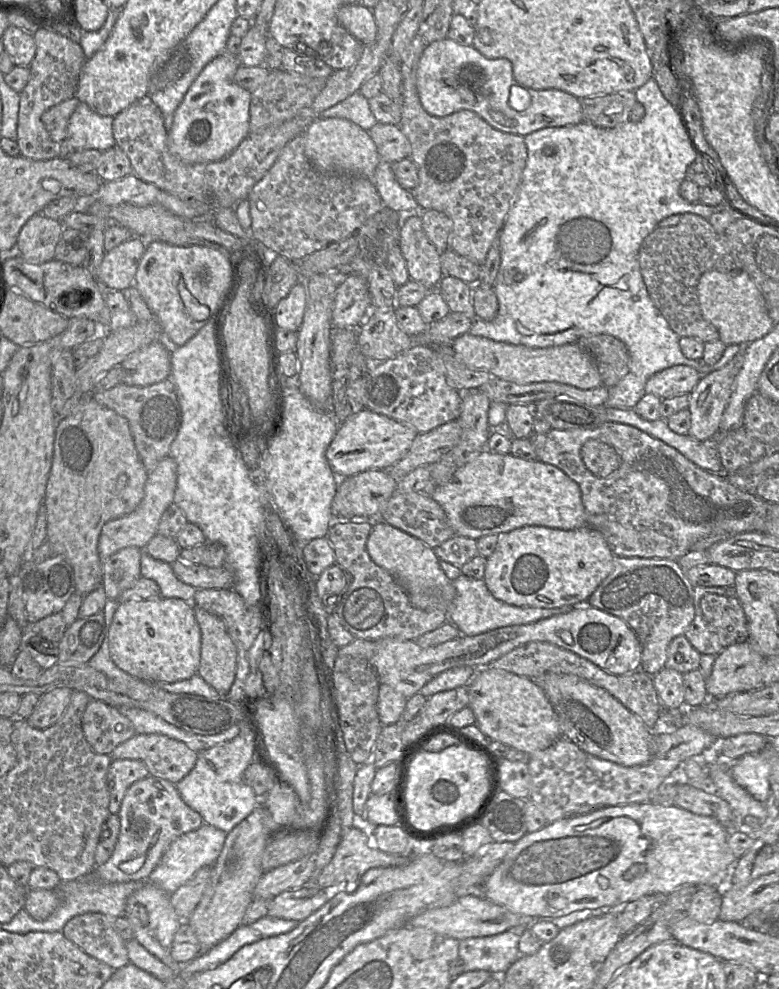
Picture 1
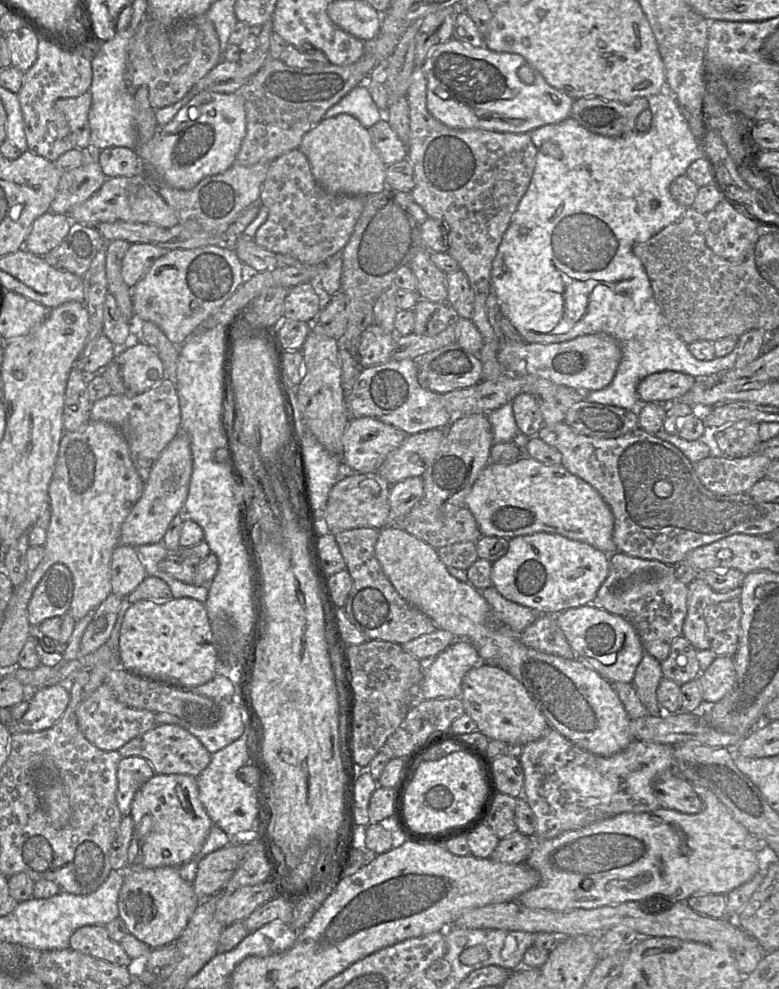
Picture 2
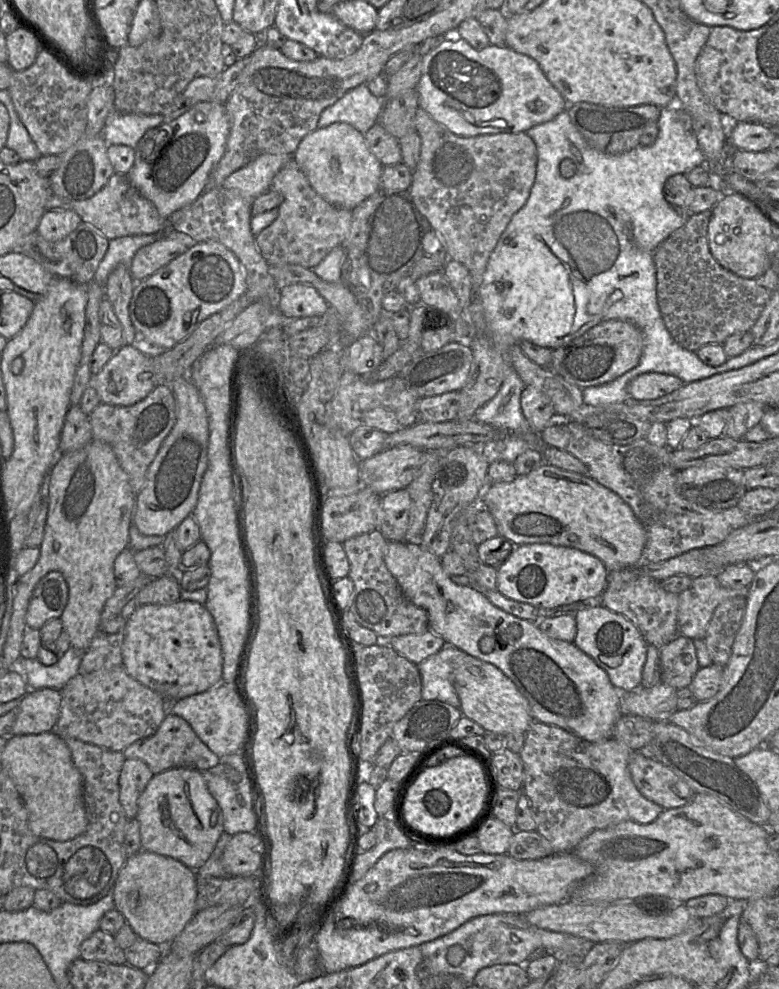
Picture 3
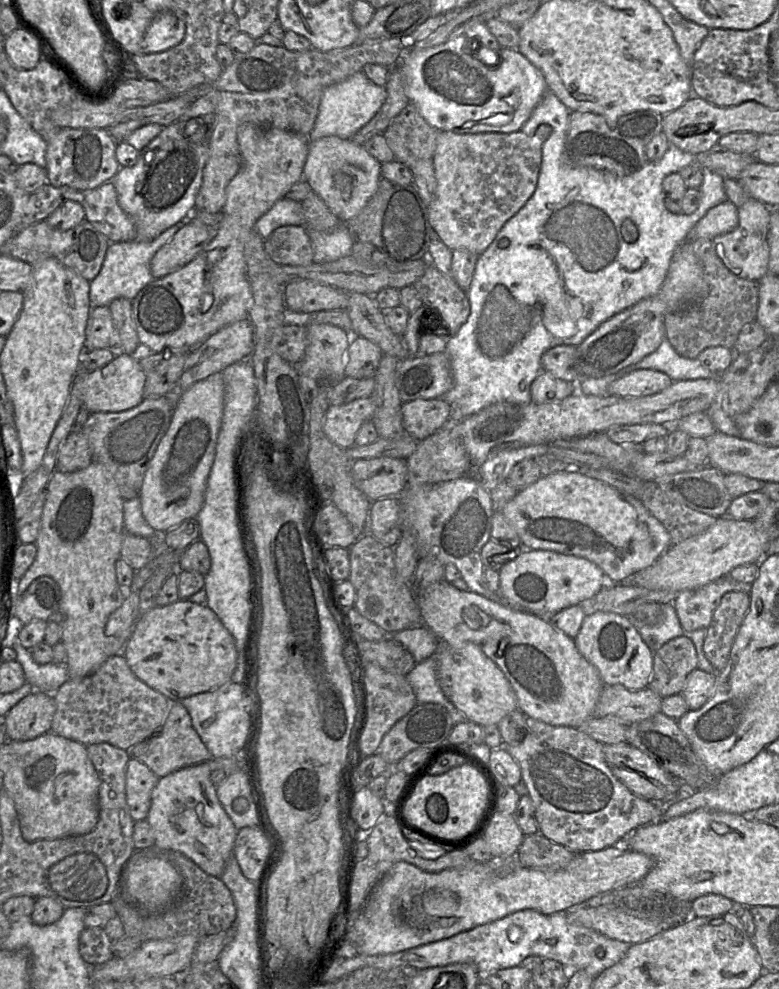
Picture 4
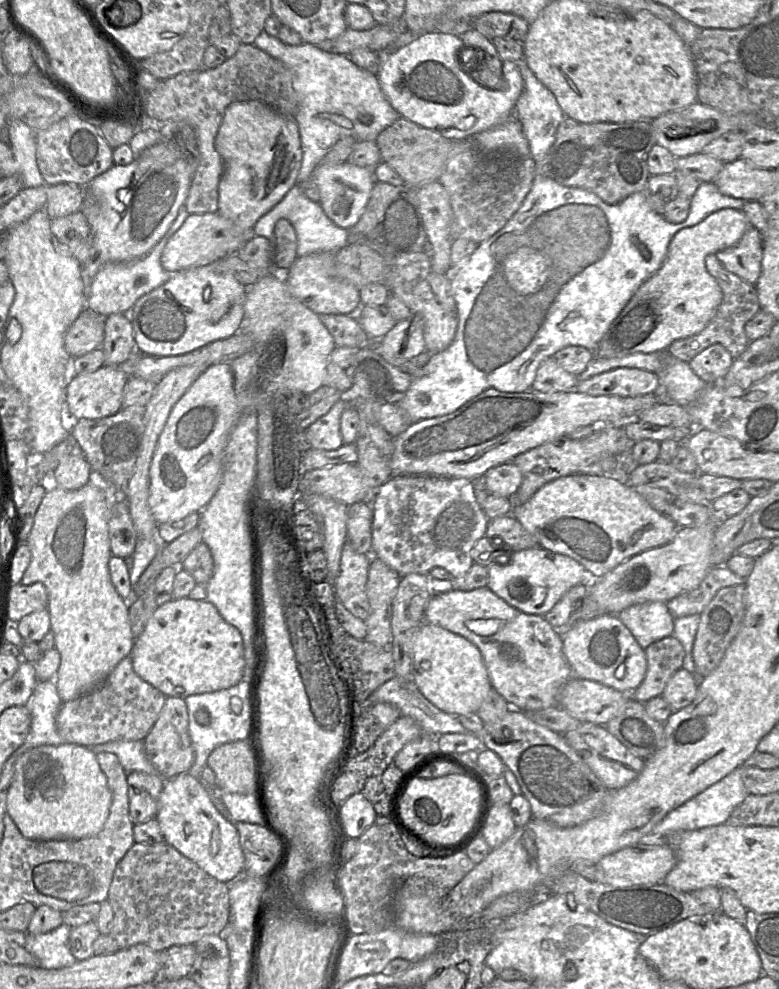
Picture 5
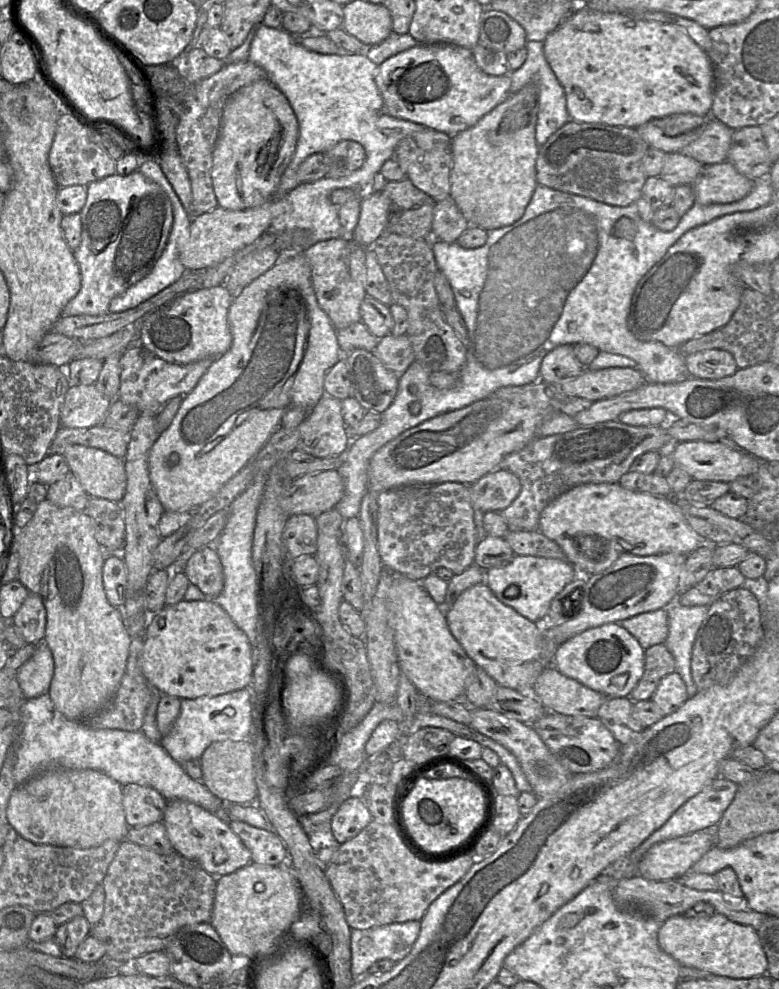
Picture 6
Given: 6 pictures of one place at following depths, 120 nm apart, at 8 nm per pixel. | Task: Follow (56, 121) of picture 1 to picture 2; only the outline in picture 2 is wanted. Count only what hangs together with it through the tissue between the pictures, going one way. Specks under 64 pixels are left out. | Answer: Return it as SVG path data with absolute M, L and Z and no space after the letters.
M88 92L73 98L61 98L54 102L55 110L67 119L73 134L74 148L86 149L90 145L91 130L88 114L92 104L92 96Z

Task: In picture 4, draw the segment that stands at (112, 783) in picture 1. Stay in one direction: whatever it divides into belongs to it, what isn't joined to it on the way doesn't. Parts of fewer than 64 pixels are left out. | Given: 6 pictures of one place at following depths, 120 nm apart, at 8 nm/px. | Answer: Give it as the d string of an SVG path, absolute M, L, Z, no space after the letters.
M132 757L127 762L125 777L130 815L135 822L145 820L151 805L151 793L159 777L144 763Z

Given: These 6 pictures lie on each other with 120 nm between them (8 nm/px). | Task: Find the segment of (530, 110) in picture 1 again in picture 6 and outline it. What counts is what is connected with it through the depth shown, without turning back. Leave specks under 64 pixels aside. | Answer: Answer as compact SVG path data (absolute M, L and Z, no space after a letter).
M418 44L400 52L379 65L375 82L384 102L383 113L424 125L451 137L474 126L511 95L511 73L503 76L487 75L476 64L470 49L453 44Z

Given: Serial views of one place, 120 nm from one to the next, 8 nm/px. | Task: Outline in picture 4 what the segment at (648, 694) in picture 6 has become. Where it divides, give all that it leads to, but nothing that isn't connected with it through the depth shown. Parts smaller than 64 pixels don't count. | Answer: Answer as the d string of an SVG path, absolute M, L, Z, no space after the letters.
M687 636L674 638L653 655L653 673L648 687L662 698L681 694L688 675L697 668L697 652Z

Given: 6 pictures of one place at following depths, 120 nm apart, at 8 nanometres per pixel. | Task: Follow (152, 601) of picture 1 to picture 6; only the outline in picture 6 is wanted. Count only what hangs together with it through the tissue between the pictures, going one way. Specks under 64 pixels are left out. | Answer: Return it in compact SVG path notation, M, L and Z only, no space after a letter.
M213 599L181 600L151 614L144 633L140 668L147 683L162 695L179 699L219 696L247 688L253 671L252 648L246 634Z

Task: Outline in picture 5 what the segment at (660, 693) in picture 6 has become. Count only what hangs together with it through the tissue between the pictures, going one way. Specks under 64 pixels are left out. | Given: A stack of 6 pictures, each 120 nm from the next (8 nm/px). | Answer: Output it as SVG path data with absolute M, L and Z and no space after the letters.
M681 668L669 679L661 697L670 705L673 712L690 705L697 694L699 677L696 673Z

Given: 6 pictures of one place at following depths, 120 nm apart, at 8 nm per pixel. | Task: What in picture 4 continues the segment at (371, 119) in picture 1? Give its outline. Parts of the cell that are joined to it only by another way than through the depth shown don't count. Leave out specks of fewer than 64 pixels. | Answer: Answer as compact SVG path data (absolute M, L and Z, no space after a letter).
M364 71L357 72L344 81L328 86L321 97L314 127L308 135L309 141L326 136L351 139L376 115L387 97L385 86L369 80Z

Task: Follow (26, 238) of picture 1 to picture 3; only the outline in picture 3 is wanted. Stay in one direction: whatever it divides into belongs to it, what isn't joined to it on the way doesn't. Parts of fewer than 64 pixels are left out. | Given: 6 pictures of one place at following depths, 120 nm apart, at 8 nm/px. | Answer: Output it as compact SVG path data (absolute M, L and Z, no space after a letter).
M46 210L36 231L45 240L55 242L68 236L81 222L80 216L73 210Z

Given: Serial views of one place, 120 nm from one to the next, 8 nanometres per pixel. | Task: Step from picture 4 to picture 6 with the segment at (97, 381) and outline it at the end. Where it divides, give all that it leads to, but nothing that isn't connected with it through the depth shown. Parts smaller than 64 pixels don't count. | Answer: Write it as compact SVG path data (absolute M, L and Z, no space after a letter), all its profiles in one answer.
M95 384L70 386L61 409L61 425L67 428L101 425L112 402Z

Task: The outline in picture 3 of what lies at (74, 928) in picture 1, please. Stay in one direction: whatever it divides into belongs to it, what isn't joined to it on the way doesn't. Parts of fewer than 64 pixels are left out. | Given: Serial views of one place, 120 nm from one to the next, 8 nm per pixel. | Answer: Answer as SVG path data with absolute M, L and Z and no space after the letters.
M98 929L86 938L80 946L80 958L87 961L102 961L111 964L125 964L124 951L109 933Z

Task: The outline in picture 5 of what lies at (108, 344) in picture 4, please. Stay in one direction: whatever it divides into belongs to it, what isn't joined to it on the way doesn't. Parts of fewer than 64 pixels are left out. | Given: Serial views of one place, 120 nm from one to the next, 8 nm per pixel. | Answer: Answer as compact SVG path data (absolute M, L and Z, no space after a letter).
M86 308L69 327L64 344L72 358L83 356L102 346L106 317Z

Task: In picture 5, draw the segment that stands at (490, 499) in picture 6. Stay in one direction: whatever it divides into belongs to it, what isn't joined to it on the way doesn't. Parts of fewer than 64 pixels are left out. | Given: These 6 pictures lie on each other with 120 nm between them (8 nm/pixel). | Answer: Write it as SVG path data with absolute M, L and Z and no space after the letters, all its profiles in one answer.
M512 462L489 469L484 475L487 490L497 496L511 498L522 483L522 473Z

